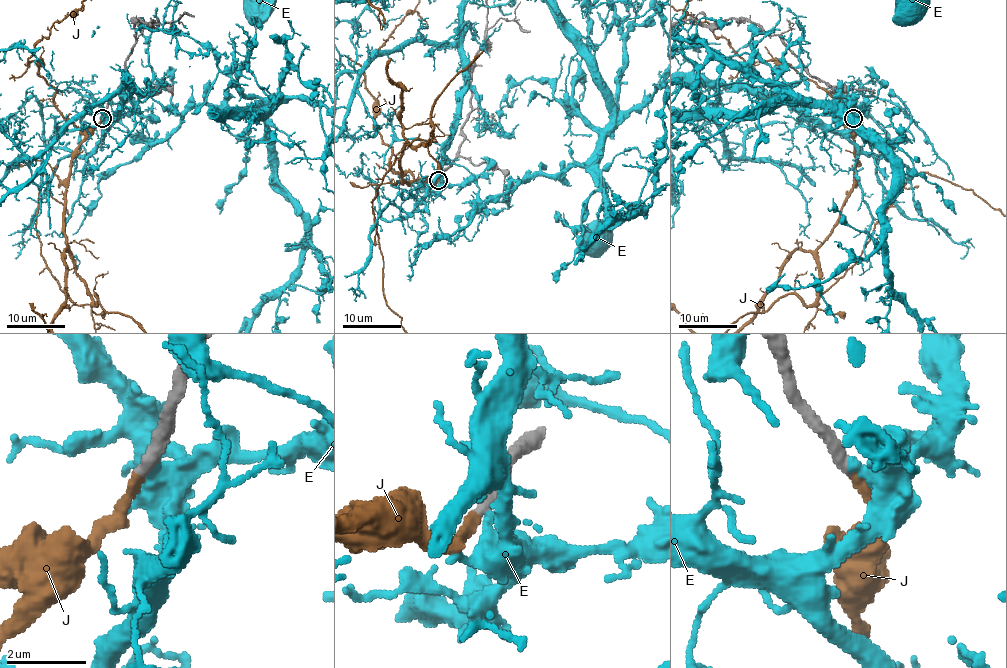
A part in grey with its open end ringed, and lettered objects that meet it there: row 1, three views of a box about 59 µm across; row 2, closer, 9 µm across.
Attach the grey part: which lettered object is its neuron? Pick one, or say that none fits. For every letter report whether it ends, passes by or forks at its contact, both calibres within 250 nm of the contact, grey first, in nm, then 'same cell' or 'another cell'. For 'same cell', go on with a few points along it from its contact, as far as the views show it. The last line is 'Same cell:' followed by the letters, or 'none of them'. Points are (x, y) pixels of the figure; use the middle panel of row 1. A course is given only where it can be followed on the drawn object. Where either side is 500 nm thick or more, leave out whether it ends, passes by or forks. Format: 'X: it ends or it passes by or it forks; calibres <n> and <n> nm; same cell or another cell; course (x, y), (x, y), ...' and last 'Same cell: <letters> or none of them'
E: it ends; calibres 400 and 400 nm; another cell
J: it ends; calibres 360 and 280 nm; same cell
Same cell: J

